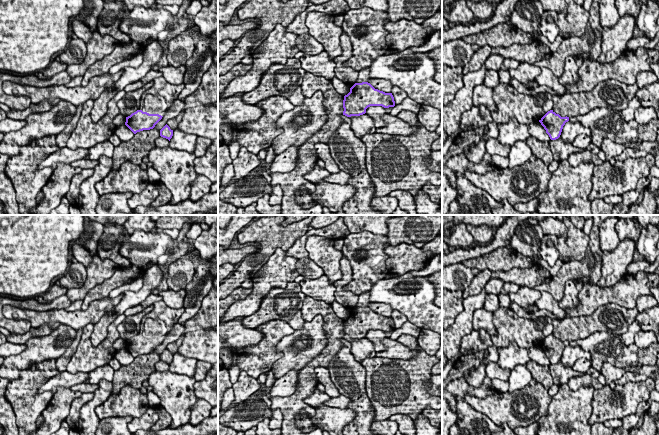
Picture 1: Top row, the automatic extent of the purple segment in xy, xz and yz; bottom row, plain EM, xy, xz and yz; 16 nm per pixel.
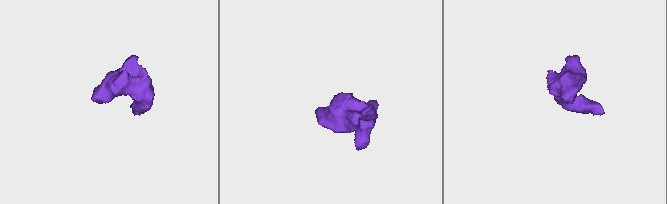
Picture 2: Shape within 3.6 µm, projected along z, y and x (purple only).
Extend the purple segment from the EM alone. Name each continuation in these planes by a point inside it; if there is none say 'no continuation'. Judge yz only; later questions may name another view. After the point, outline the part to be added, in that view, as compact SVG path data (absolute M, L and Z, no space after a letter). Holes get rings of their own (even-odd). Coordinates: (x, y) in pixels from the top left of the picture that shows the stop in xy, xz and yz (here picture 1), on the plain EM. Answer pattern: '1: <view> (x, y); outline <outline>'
no continuation

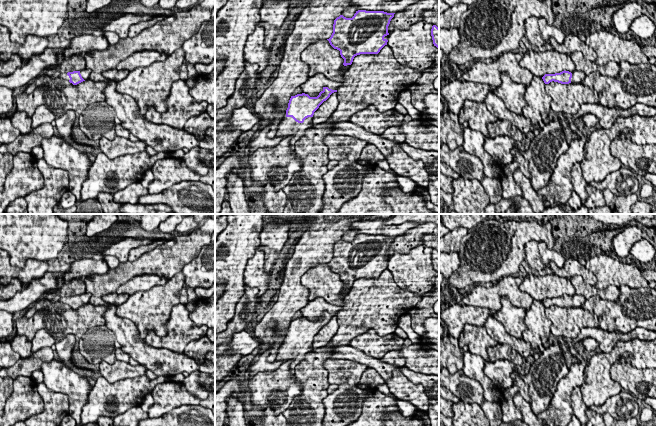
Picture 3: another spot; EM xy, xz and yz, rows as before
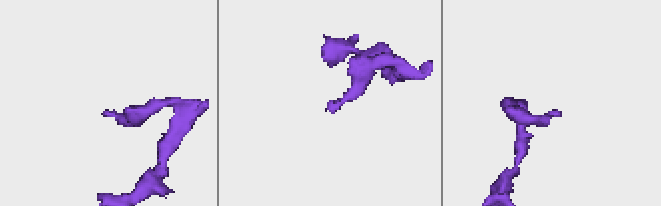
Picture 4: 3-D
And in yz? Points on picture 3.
1: yz (577, 300); outline M574 294L572 296L571 307L580 307L581 308L581 306L584 304L585 300L586 299L584 296Z

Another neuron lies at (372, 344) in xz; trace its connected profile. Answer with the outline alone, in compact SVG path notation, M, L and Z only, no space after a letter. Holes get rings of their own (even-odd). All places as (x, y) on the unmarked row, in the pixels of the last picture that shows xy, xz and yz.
M370 329L351 339L349 346L355 347L376 359L382 359L389 351L398 350L403 343L404 339L395 333L379 336L375 330Z

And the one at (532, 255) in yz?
M531 240L524 246L525 261L533 269L536 269L539 274L544 273L544 264L538 249L538 241Z

